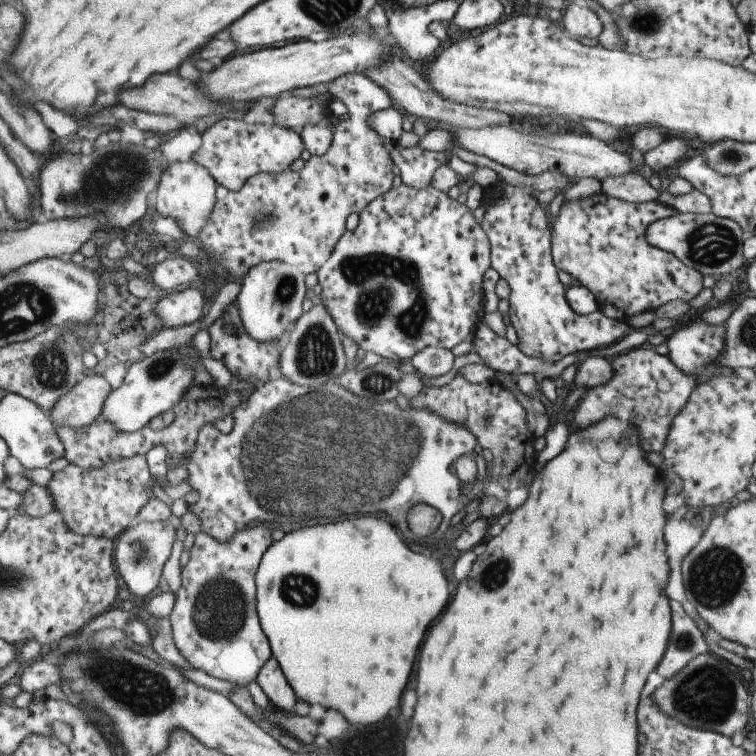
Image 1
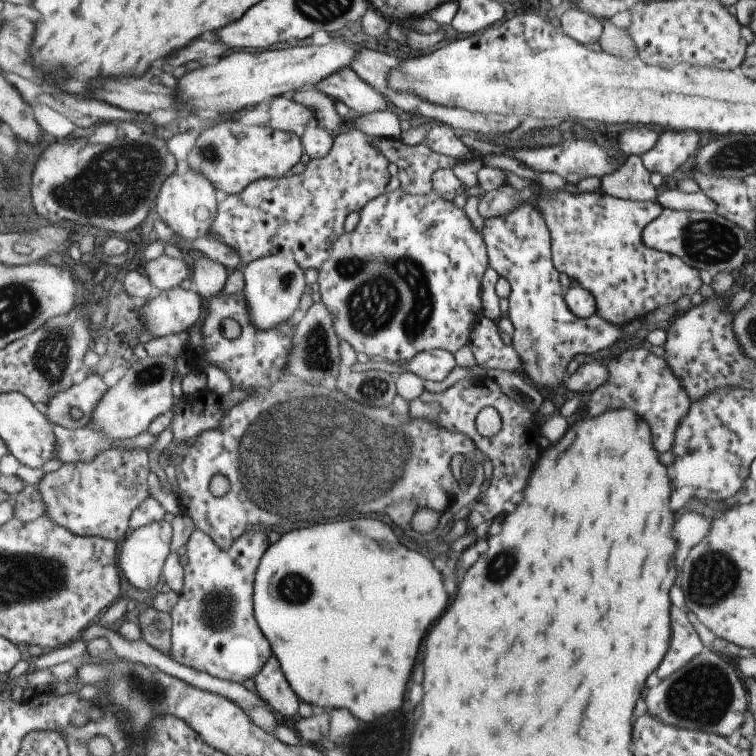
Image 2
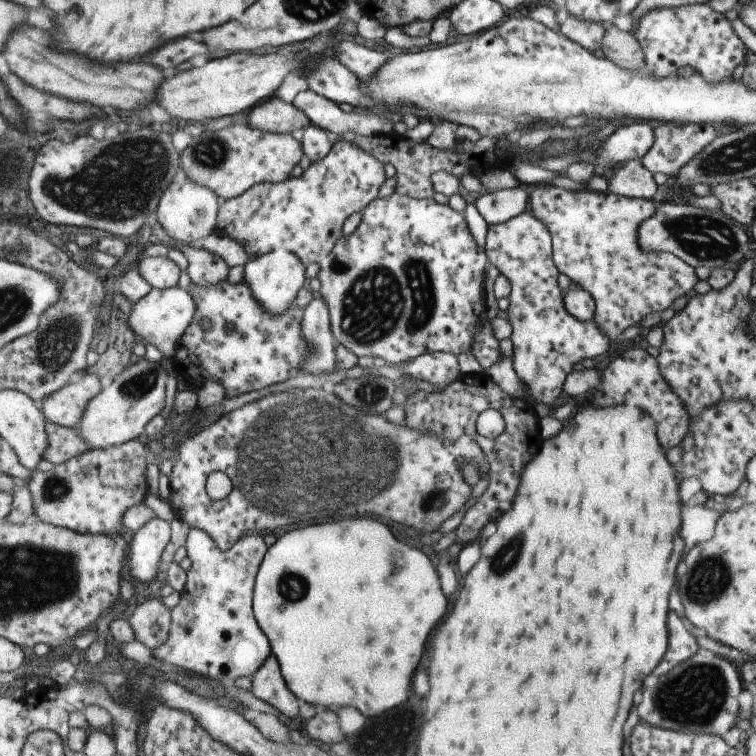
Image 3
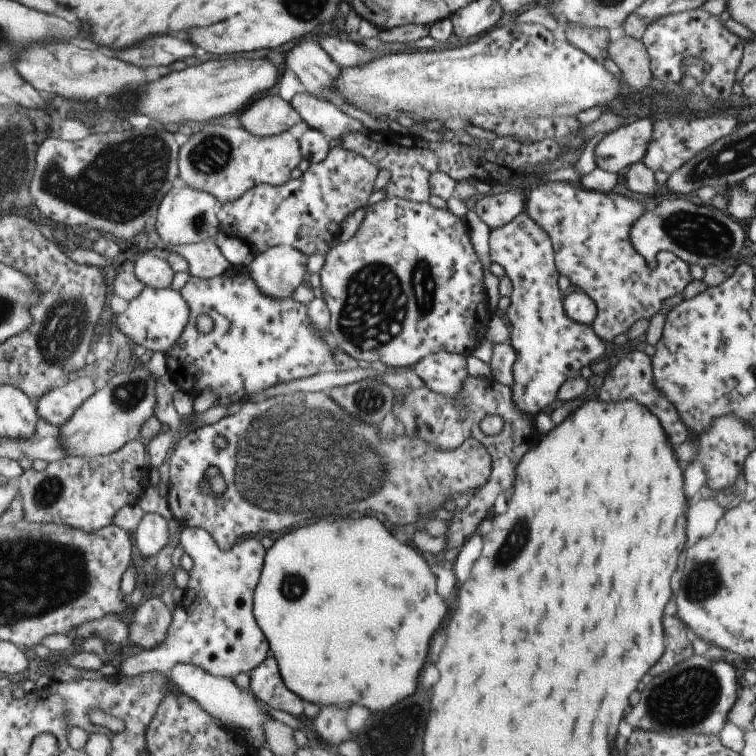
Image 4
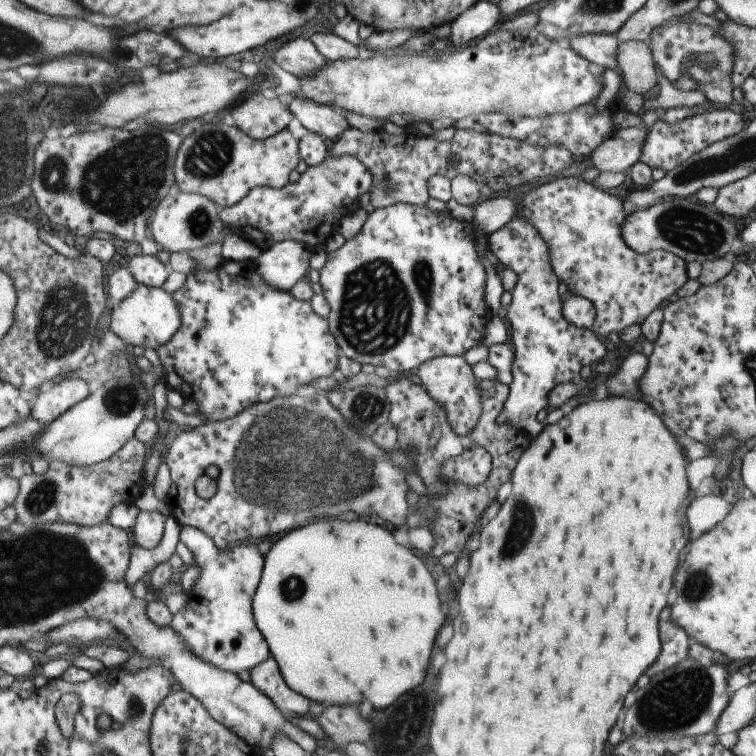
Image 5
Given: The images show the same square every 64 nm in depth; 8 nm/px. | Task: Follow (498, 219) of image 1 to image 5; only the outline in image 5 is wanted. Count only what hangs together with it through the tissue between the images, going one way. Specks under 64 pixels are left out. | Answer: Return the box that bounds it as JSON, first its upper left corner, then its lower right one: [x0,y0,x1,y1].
[486,213,606,439]

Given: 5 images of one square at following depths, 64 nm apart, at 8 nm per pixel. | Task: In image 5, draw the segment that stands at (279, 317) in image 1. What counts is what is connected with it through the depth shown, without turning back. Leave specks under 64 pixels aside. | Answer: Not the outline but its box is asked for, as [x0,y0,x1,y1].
[253,239,310,291]

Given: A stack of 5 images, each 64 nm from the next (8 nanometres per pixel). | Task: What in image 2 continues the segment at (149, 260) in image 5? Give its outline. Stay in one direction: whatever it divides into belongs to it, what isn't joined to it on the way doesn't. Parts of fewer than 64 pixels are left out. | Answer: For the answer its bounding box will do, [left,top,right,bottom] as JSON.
[143,255,189,291]

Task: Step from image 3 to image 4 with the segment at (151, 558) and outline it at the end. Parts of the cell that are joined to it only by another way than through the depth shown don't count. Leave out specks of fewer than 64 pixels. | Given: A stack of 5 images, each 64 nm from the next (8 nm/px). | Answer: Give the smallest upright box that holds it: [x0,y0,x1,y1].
[133,513,167,560]

